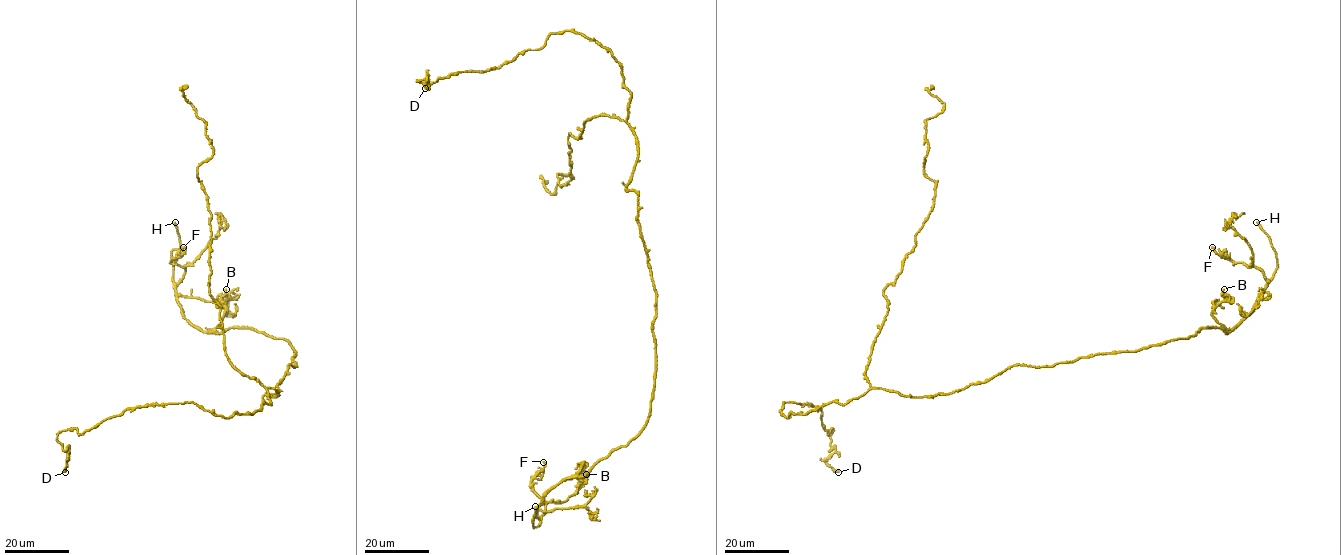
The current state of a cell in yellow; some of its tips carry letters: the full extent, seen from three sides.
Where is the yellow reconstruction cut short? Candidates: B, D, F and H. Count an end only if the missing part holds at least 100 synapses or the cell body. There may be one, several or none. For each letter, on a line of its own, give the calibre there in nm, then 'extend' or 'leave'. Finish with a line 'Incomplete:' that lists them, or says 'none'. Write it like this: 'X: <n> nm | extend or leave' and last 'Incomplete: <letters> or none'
B: 200 nm | leave
D: 300 nm | leave
F: 190 nm | leave
H: 260 nm | extend
Incomplete: H

